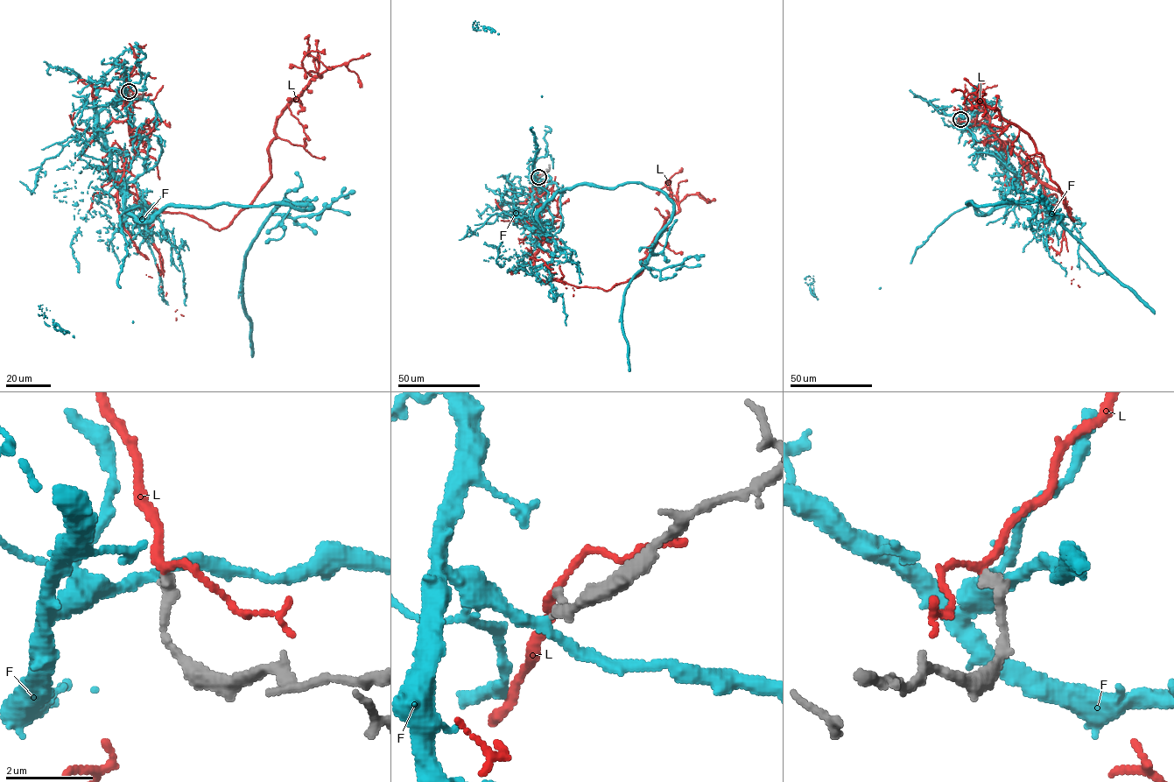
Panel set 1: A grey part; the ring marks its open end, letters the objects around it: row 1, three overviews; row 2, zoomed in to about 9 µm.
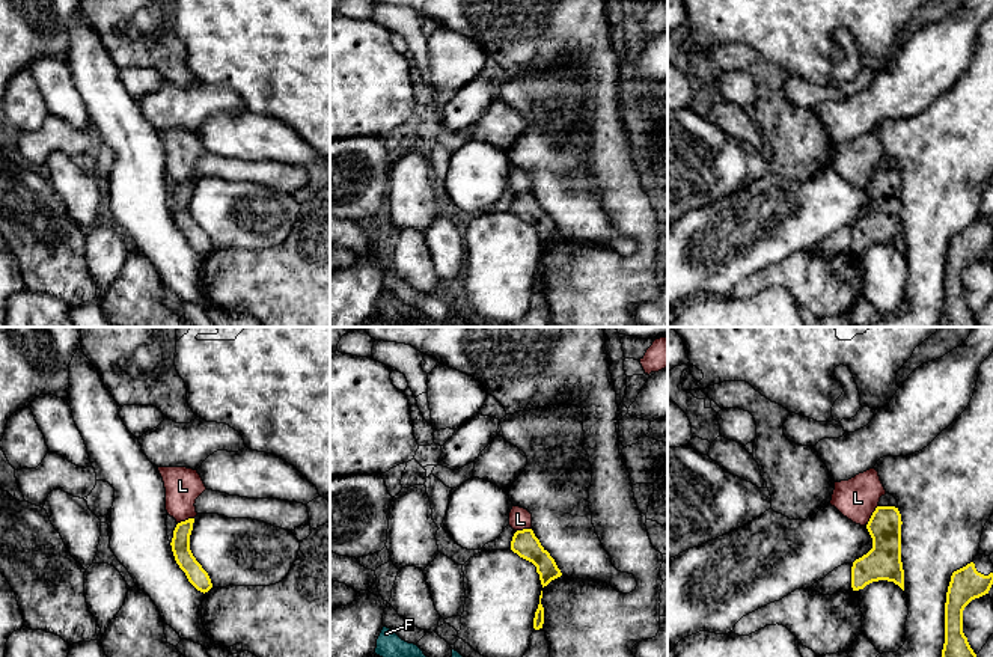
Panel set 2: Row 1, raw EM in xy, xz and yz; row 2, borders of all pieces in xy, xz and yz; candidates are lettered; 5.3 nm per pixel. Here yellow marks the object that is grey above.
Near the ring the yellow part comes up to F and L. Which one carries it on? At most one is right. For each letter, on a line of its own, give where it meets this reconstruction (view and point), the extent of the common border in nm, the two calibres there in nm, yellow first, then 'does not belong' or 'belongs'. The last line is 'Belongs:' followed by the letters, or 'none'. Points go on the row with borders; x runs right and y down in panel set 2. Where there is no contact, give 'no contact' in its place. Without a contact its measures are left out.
F: no contact; belongs
L: contact yz (871, 516); length 130 nm; calibres 190 and 220 nm; does not belong
Belongs: F

